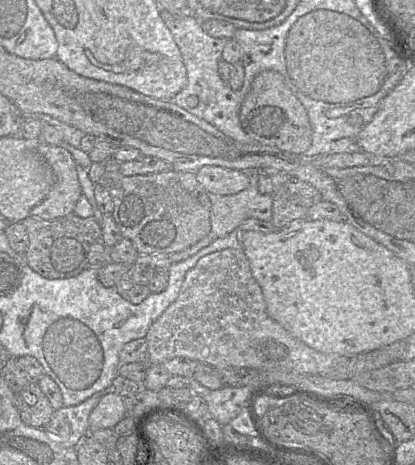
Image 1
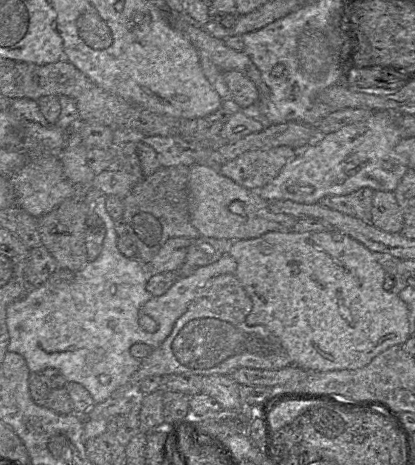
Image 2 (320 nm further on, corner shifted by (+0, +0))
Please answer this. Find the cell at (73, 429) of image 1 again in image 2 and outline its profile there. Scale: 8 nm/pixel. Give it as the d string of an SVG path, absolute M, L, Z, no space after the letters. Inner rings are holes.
M221 274L209 279L195 294L186 312L178 318L170 335L157 348L151 350L128 382L112 395L134 395L137 385L150 376L168 377L173 374L200 376L228 375L239 368L278 370L292 365L292 360L280 340L263 325L248 325L246 318L253 303L234 274Z

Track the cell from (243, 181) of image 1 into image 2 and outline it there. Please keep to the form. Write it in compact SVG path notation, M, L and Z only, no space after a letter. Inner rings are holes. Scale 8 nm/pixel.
M289 146L247 151L217 168L238 185L257 191L271 182L281 169L296 156Z

